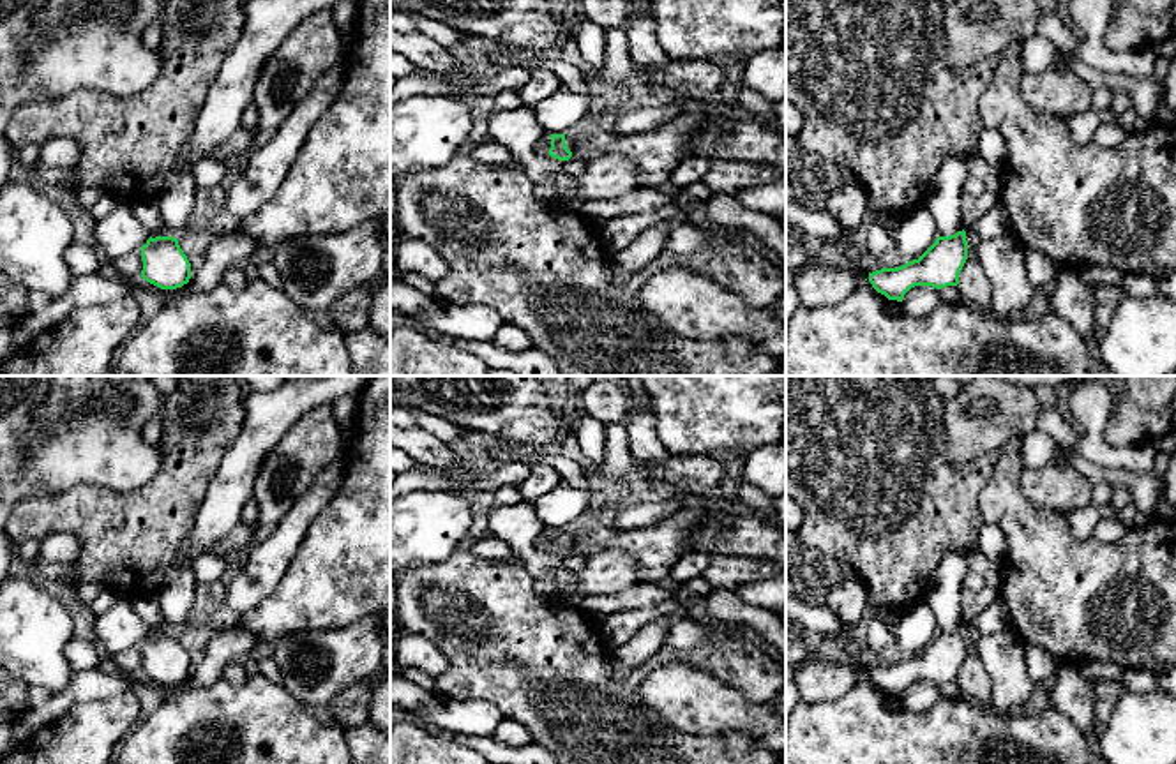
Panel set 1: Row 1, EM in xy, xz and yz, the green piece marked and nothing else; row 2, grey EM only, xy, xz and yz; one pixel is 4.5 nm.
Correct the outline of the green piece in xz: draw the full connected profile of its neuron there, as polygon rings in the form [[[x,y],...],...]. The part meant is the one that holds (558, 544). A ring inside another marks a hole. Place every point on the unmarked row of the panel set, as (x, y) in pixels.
[[[576,526],[567,529],[551,529],[549,551],[558,556],[569,556],[576,545],[574,529]]]

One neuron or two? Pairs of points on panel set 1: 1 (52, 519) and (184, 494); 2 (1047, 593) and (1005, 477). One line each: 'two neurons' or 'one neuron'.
1: one neuron
2: one neuron

